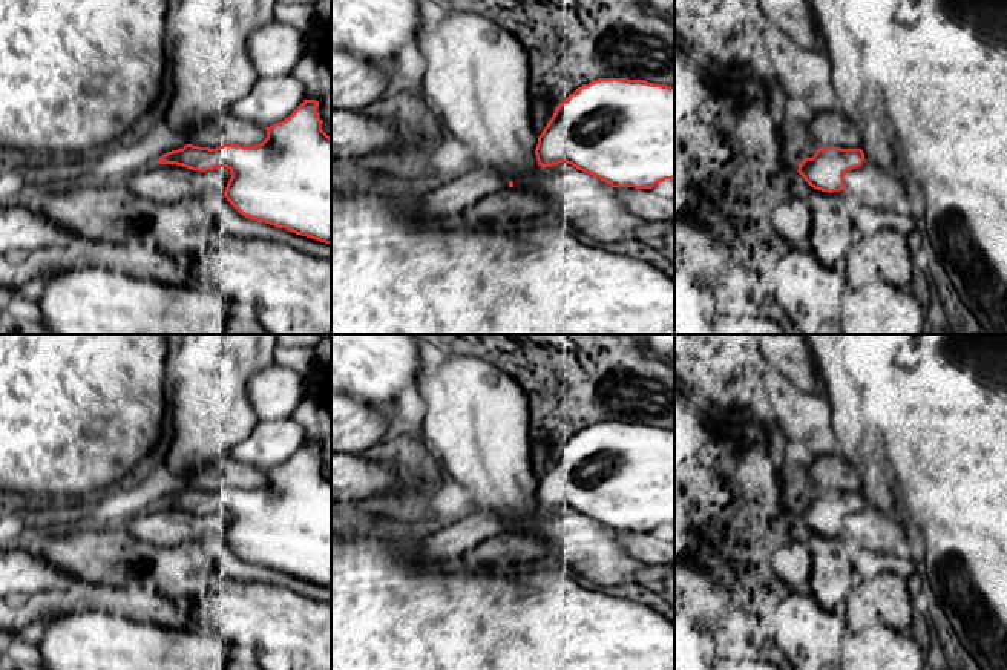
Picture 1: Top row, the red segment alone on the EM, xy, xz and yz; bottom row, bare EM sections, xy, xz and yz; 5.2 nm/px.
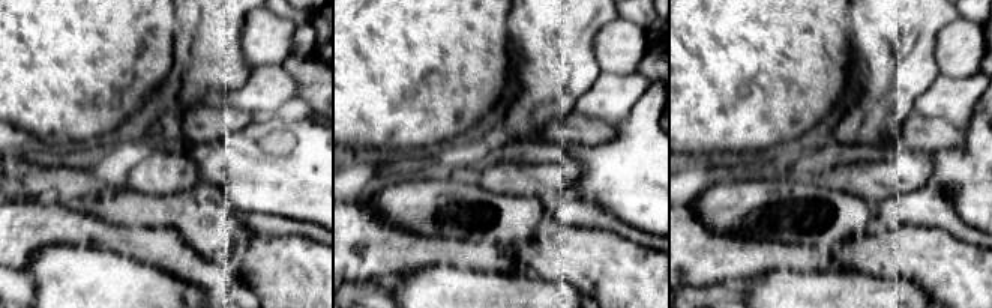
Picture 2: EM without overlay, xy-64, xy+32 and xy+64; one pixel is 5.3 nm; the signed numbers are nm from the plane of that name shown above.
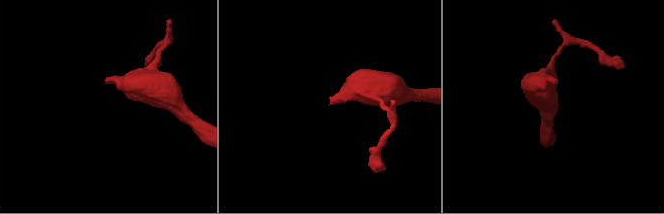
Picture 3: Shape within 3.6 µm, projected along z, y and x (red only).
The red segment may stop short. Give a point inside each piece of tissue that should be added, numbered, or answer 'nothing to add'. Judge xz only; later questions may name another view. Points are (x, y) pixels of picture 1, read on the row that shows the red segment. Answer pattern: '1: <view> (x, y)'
1: xz (449, 198)

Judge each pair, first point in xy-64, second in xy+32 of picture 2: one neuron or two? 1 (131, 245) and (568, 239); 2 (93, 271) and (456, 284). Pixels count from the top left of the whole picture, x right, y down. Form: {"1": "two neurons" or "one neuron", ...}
{"1": "two neurons", "2": "one neuron"}

